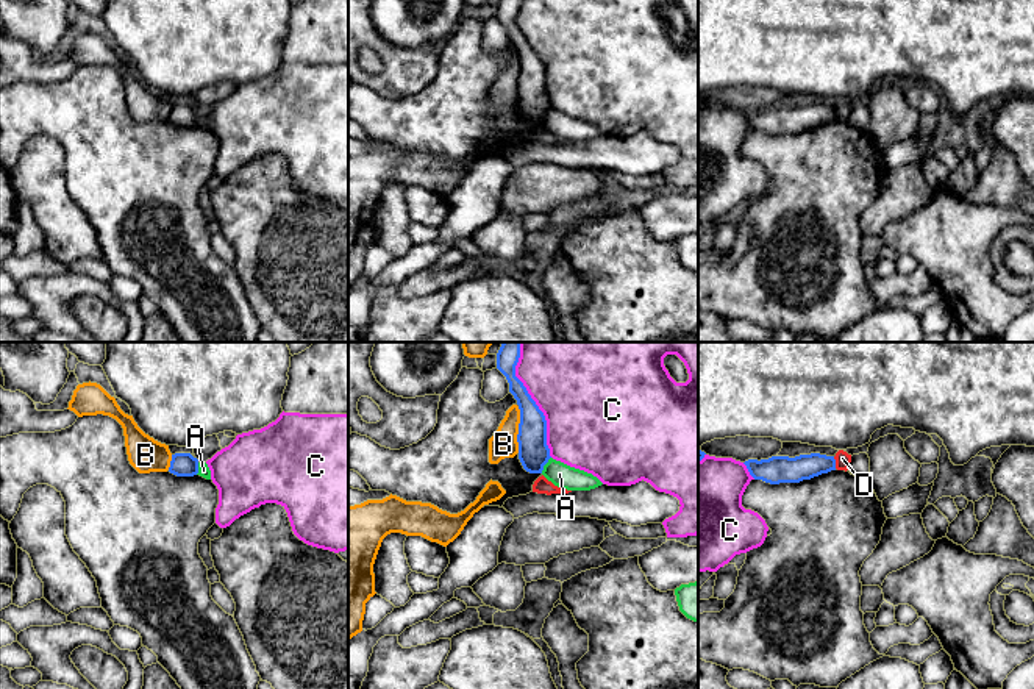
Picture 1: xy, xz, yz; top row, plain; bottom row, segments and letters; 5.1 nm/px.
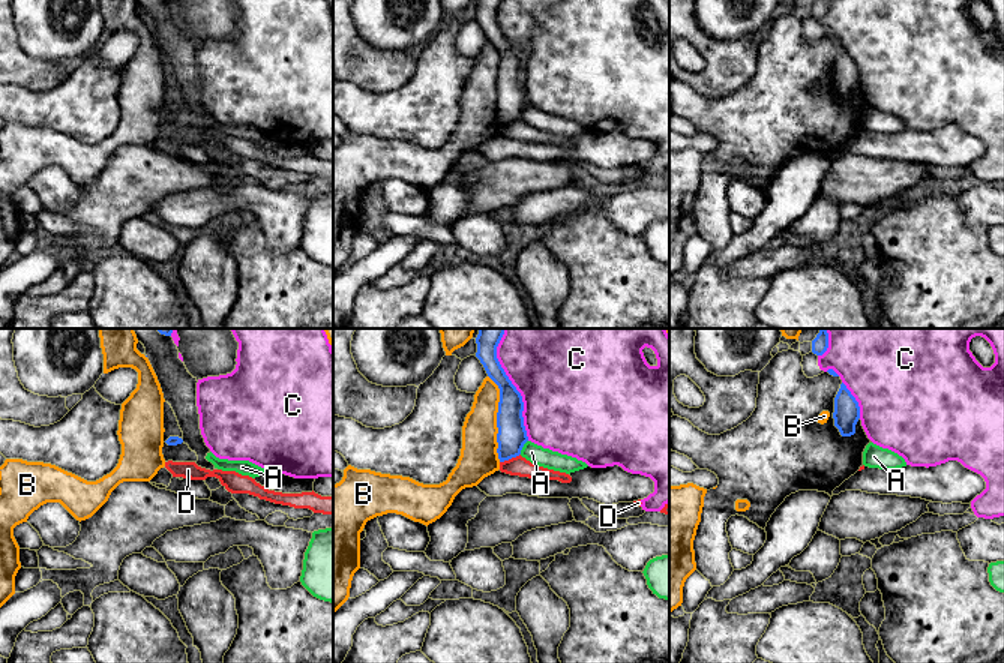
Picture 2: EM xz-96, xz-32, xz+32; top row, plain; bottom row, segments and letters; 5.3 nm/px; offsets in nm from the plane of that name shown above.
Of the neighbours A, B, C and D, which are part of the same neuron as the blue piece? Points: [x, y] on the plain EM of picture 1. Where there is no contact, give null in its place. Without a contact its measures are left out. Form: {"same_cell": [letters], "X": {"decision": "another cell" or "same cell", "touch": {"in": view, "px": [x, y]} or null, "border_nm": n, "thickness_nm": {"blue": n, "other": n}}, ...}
{"same_cell": [], "A": {"decision": "another cell", "touch": {"in": "xz", "px": [545, 113]}, "border_nm": 100, "thickness_nm": {"blue": 160, "other": 120}}, "B": {"decision": "another cell", "touch": {"in": "xz", "px": [519, 80]}, "border_nm": 240, "thickness_nm": {"blue": 160, "other": 140}}, "C": {"decision": "another cell", "touch": {"in": "xz", "px": [534, 53]}, "border_nm": 600, "thickness_nm": {"blue": 160, "other": 440}}, "D": {"decision": "another cell", "touch": {"in": "yz", "px": [834, 113]}, "border_nm": 70, "thickness_nm": {"blue": 130, "other": 80}}}

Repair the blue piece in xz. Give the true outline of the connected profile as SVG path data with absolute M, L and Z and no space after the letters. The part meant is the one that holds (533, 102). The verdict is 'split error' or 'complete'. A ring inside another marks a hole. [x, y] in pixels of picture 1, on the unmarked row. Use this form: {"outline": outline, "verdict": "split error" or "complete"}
{"outline": "M498 0L497 19L506 27L509 42L517 50L520 59L519 109L526 122L542 123L544 116L551 108L547 95L547 70L523 33L515 27L519 8L520 0Z", "verdict": "complete"}

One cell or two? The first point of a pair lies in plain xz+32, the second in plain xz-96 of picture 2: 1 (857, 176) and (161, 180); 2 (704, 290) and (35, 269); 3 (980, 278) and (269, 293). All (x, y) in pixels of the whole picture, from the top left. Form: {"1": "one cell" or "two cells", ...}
{"1": "one cell", "2": "two cells", "3": "one cell"}

